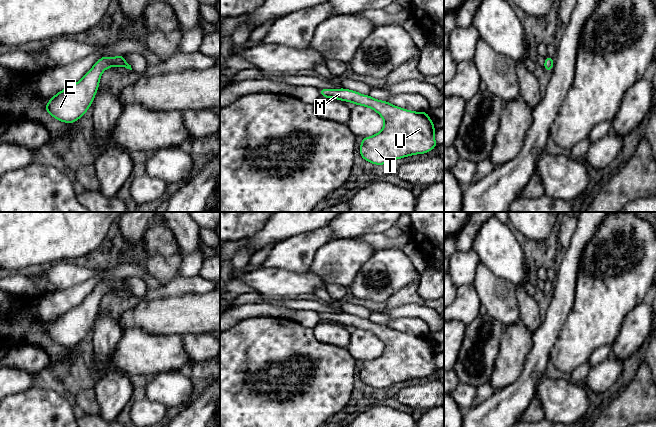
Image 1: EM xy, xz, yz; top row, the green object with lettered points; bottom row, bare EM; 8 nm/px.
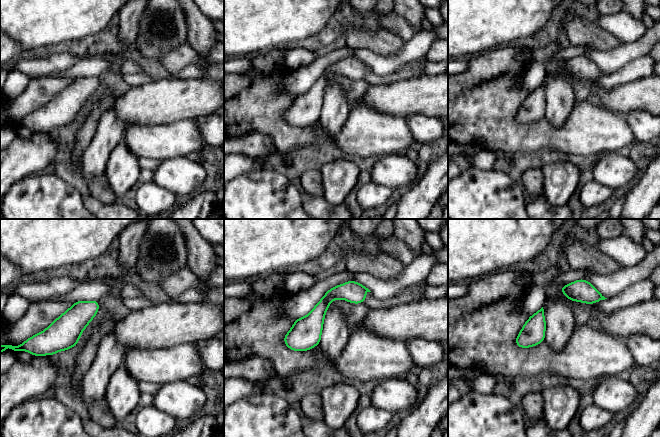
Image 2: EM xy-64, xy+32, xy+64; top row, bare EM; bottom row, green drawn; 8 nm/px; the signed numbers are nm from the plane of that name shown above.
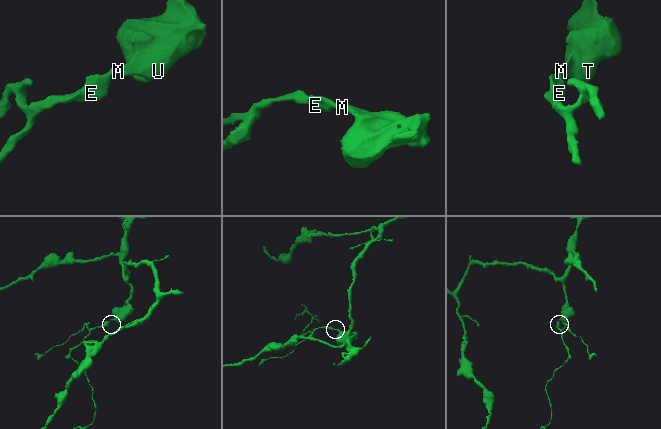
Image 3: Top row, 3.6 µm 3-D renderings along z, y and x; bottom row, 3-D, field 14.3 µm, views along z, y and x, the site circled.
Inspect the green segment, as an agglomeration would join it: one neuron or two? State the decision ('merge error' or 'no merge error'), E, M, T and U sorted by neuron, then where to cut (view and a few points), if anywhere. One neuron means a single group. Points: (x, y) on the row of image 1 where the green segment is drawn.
no merge error | E M T U | no cut

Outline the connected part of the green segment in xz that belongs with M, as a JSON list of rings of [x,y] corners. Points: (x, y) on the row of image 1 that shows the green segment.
[[[319,89],[321,97],[336,98],[341,101],[349,101],[356,105],[361,105],[374,109],[385,121],[382,130],[371,137],[364,137],[360,145],[361,157],[373,164],[384,165],[395,159],[401,159],[415,154],[428,153],[438,144],[434,139],[435,128],[432,120],[426,112],[413,112],[397,106],[387,101],[376,100],[369,95],[362,95],[356,91],[342,89]]]

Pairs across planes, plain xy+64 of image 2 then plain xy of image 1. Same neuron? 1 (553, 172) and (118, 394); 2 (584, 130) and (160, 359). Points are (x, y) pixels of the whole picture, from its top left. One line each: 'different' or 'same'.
1: same
2: same

